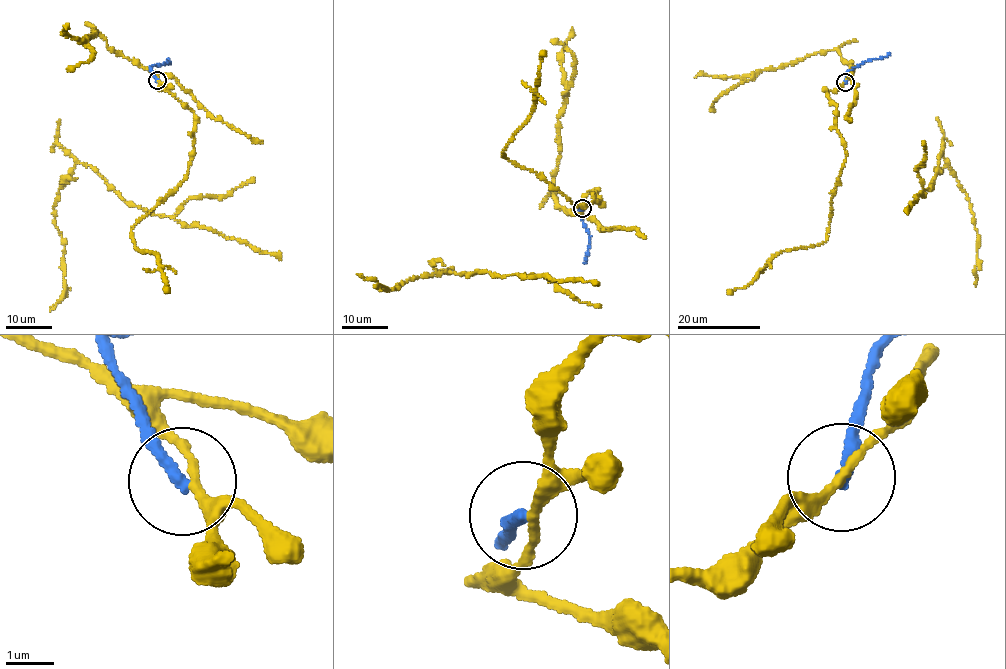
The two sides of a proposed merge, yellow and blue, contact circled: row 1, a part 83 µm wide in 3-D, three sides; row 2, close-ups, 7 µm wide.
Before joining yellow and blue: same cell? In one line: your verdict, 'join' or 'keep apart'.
keep apart

